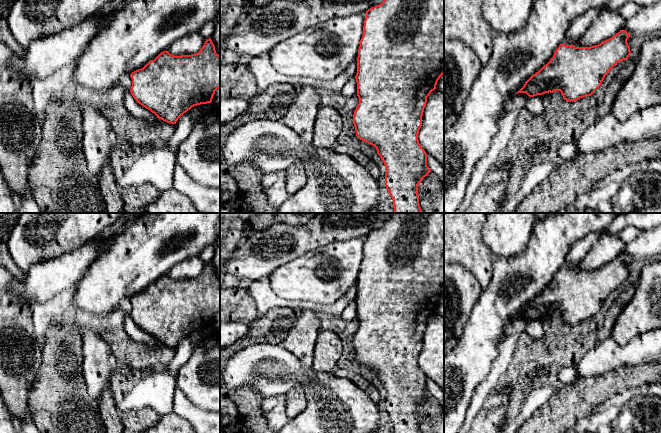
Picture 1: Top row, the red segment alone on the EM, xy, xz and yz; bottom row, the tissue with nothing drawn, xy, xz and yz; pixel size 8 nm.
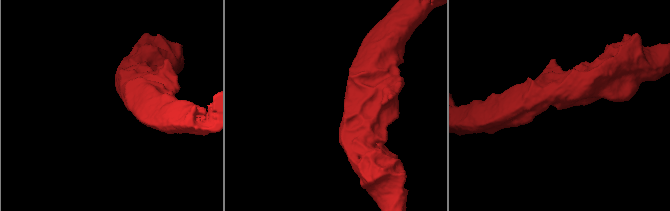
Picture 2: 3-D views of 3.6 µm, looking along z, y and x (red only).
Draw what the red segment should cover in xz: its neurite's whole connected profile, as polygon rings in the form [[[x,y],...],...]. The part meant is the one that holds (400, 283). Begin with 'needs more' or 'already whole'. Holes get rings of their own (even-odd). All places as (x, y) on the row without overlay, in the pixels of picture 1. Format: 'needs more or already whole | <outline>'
already whole | [[[394,213],[384,225],[366,235],[363,259],[360,264],[357,281],[357,320],[359,327],[354,335],[353,348],[356,360],[374,370],[386,391],[385,410],[393,424],[394,433],[421,433],[419,429],[418,409],[431,395],[427,390],[427,377],[418,364],[422,350],[422,340],[427,327],[427,321],[436,313],[440,301],[444,298],[444,213]]]

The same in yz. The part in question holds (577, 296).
already whole | [[[620,254],[611,262],[591,271],[560,268],[550,285],[532,299],[516,318],[526,317],[529,321],[534,321],[560,315],[563,323],[570,326],[591,320],[601,310],[609,295],[630,280],[627,267],[630,260],[626,254]]]

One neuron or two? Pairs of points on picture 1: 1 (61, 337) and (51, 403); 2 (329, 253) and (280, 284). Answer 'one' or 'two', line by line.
1: one
2: one

